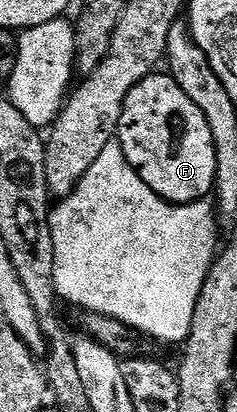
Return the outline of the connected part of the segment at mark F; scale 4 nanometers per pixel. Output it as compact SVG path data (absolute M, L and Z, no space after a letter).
M156 72L151 74L125 100L125 108L121 112L117 141L125 152L129 164L167 202L184 206L190 202L202 202L215 189L215 172L217 170L217 152L213 144L213 132L209 132L209 120L205 120L205 112L185 96L185 92L171 79L170 73Z

